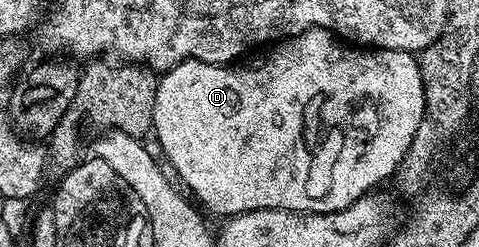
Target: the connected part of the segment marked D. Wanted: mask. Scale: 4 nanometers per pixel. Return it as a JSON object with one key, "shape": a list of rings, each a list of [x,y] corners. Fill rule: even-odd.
{"shape":[[[312,28],[306,32],[300,32],[297,36],[290,36],[288,40],[282,40],[274,43],[272,46],[266,47],[264,51],[254,60],[246,59],[244,62],[233,62],[228,66],[223,64],[208,64],[207,62],[199,62],[198,60],[184,60],[182,64],[176,64],[164,73],[157,81],[157,93],[155,94],[155,122],[153,123],[153,132],[155,139],[162,144],[163,150],[166,151],[171,163],[175,166],[181,175],[182,185],[187,189],[190,188],[207,207],[213,212],[218,212],[221,218],[237,216],[241,212],[254,212],[255,210],[263,210],[264,208],[278,208],[279,210],[287,210],[288,212],[334,212],[335,210],[343,210],[347,206],[354,204],[360,196],[372,193],[376,184],[381,184],[385,179],[392,177],[397,171],[397,167],[405,160],[407,150],[411,146],[415,134],[421,125],[421,119],[425,117],[425,87],[423,86],[423,78],[421,77],[421,68],[419,60],[412,52],[400,52],[399,50],[391,50],[390,48],[378,48],[376,50],[366,50],[361,46],[350,46],[348,43],[342,42],[328,28]]]}

